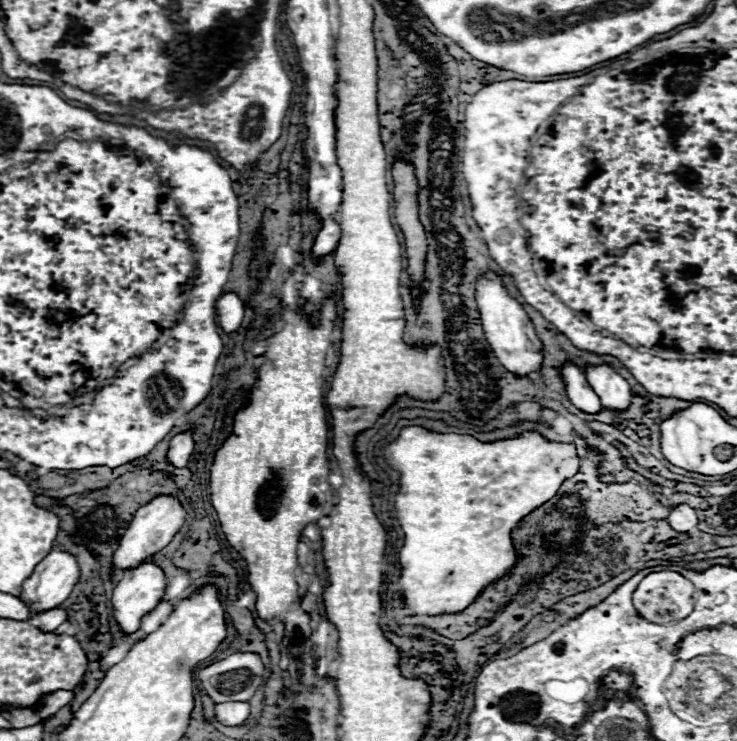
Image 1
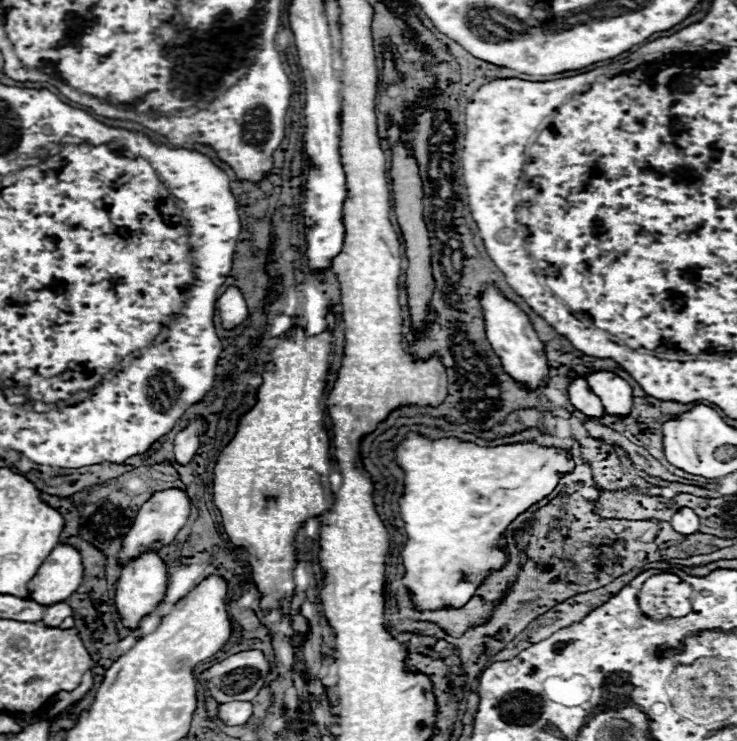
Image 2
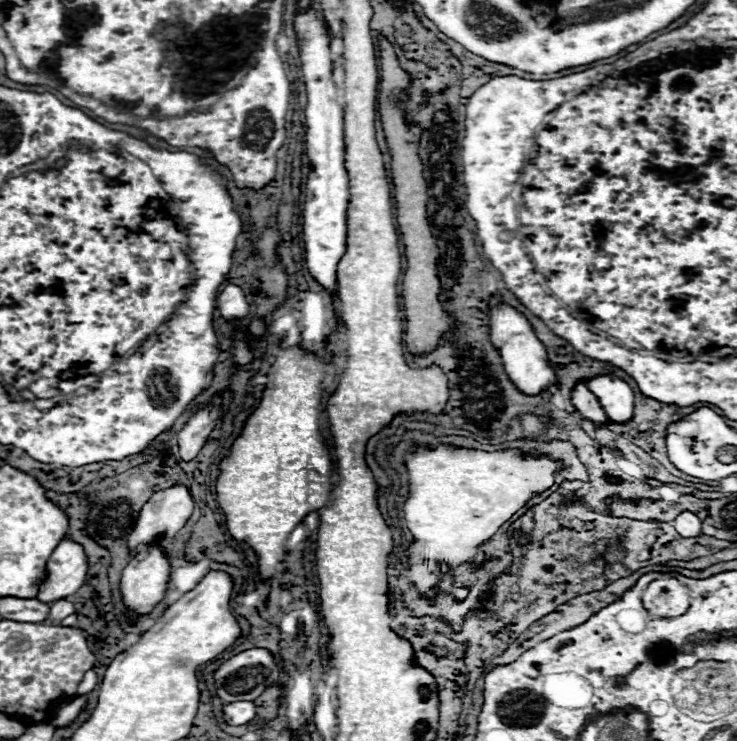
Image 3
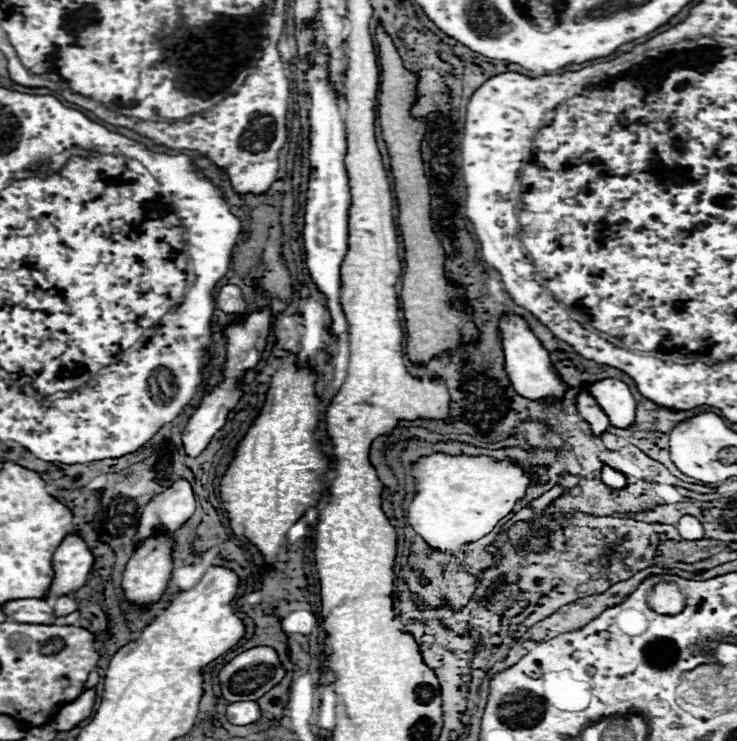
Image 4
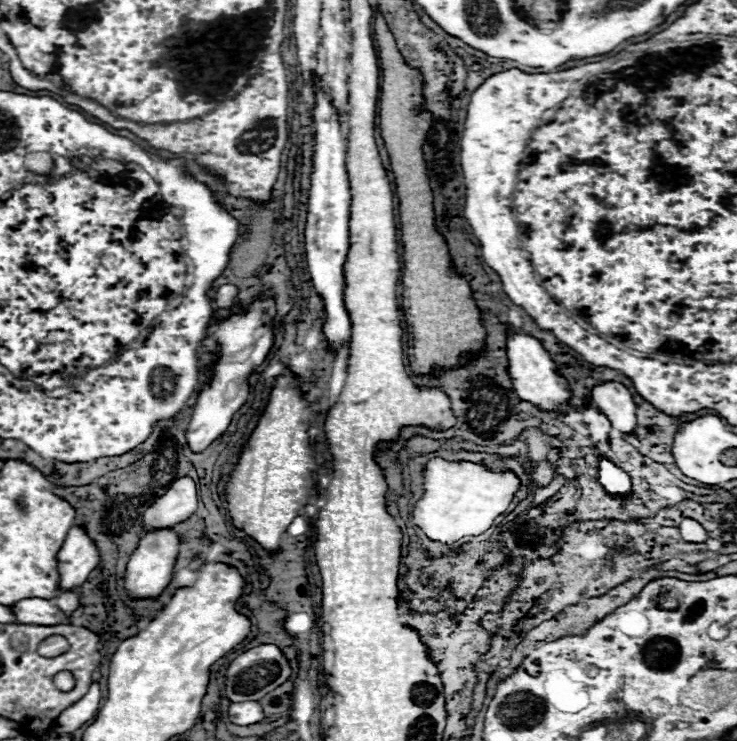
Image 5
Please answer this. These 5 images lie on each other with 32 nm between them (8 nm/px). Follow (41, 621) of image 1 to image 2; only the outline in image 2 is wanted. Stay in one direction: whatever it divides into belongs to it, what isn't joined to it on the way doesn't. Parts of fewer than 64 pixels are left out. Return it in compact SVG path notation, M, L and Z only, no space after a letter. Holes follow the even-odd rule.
M60 602L52 608L48 608L42 616L42 620L38 620L36 624L46 624L46 628L56 628L64 622L64 618L68 618L72 614L72 608L66 602Z

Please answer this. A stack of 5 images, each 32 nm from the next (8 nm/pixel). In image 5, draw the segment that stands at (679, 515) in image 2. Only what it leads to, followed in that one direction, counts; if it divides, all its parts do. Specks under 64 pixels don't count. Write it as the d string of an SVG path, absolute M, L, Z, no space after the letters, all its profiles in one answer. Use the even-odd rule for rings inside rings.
M684 518L684 520L680 522L678 530L680 530L680 536L682 536L686 542L704 542L704 540L708 540L706 530L702 528L702 524L698 524L698 522L692 520L692 518Z

